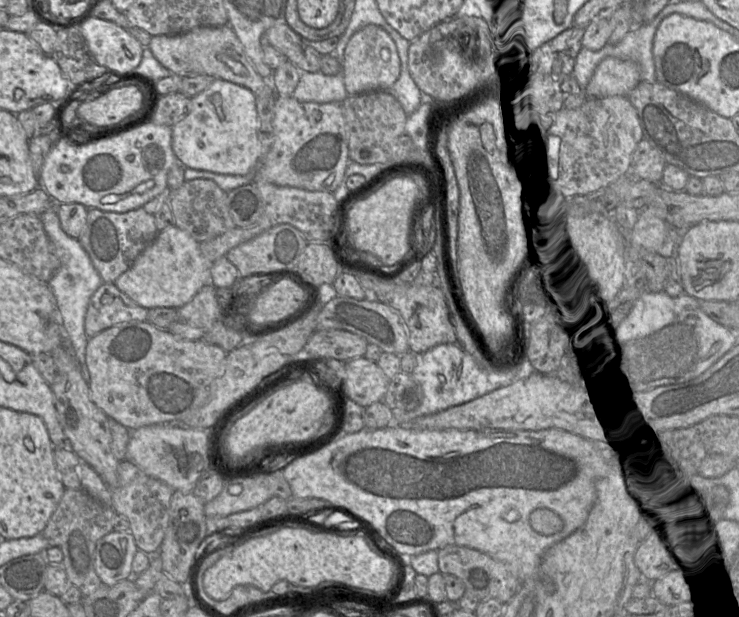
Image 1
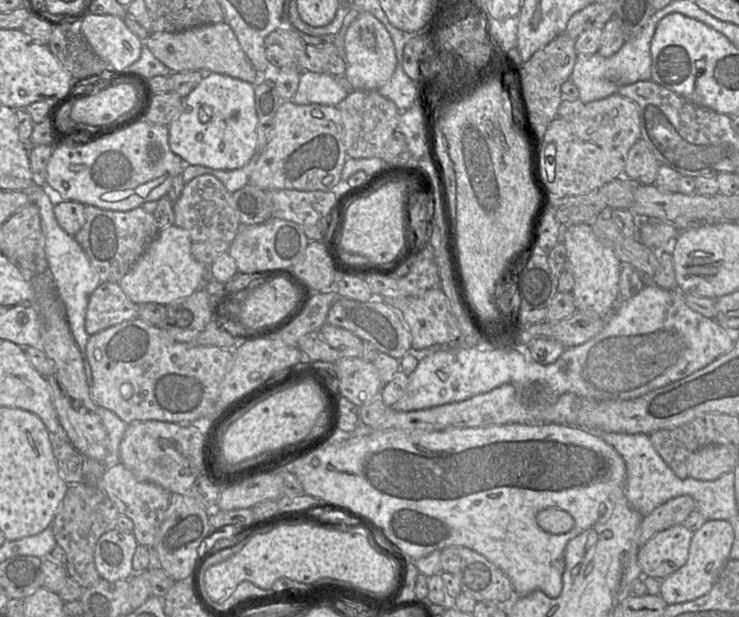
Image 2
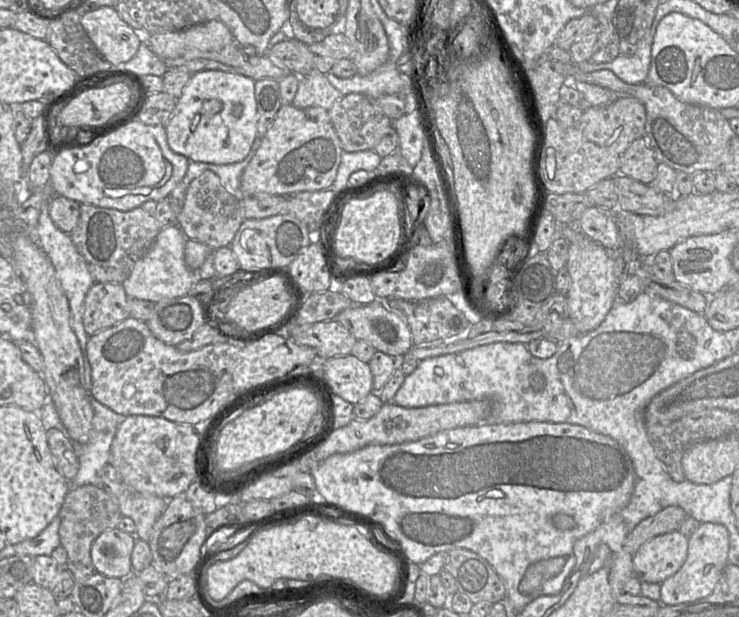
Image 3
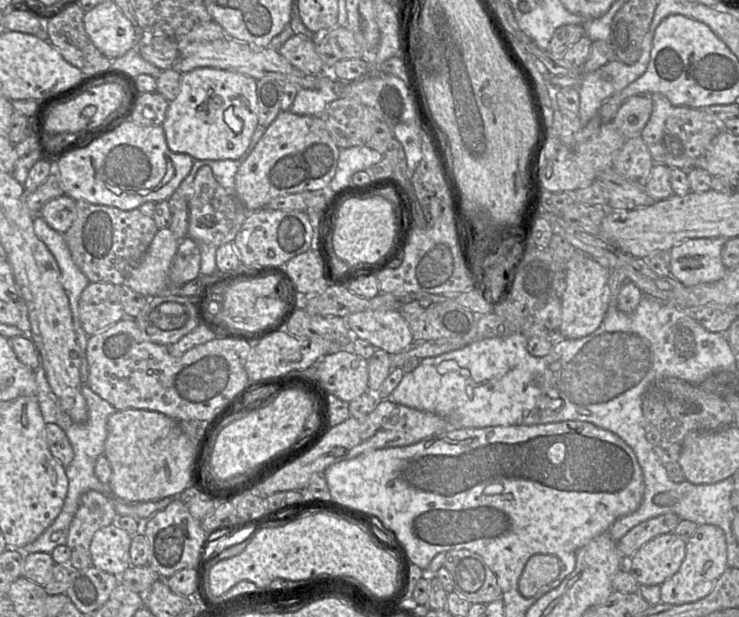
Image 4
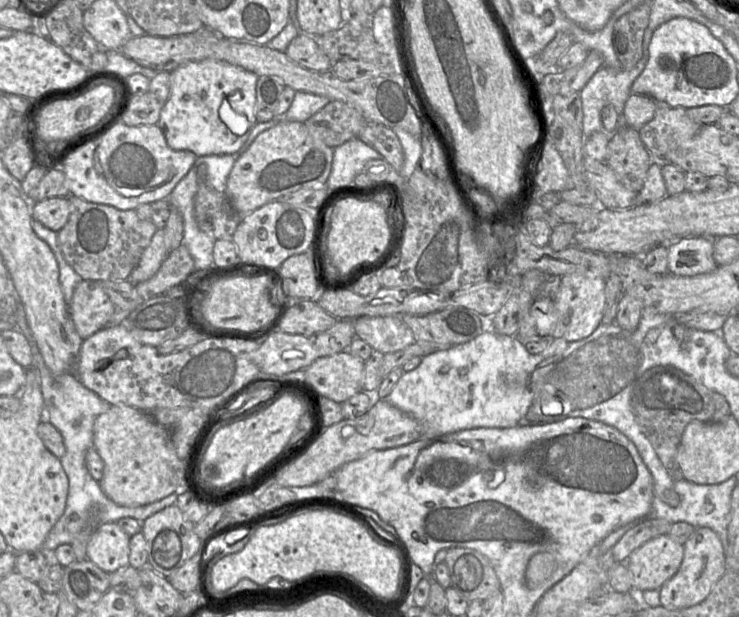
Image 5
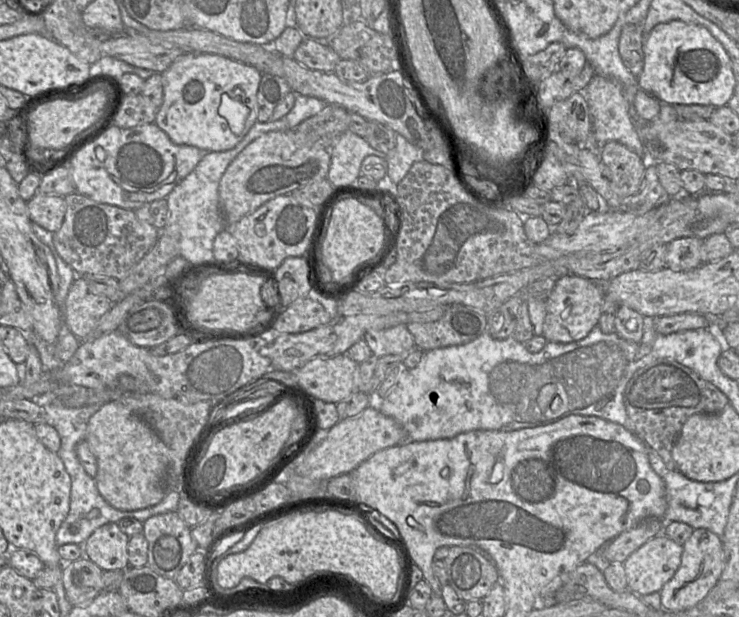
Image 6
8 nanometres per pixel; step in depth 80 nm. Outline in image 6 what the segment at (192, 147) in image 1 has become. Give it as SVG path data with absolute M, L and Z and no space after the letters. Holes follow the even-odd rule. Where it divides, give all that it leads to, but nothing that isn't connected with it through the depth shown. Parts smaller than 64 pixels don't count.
M184 53L161 76L163 103L154 123L174 144L195 146L203 152L231 150L257 121L257 92L262 73L251 65L215 54Z

